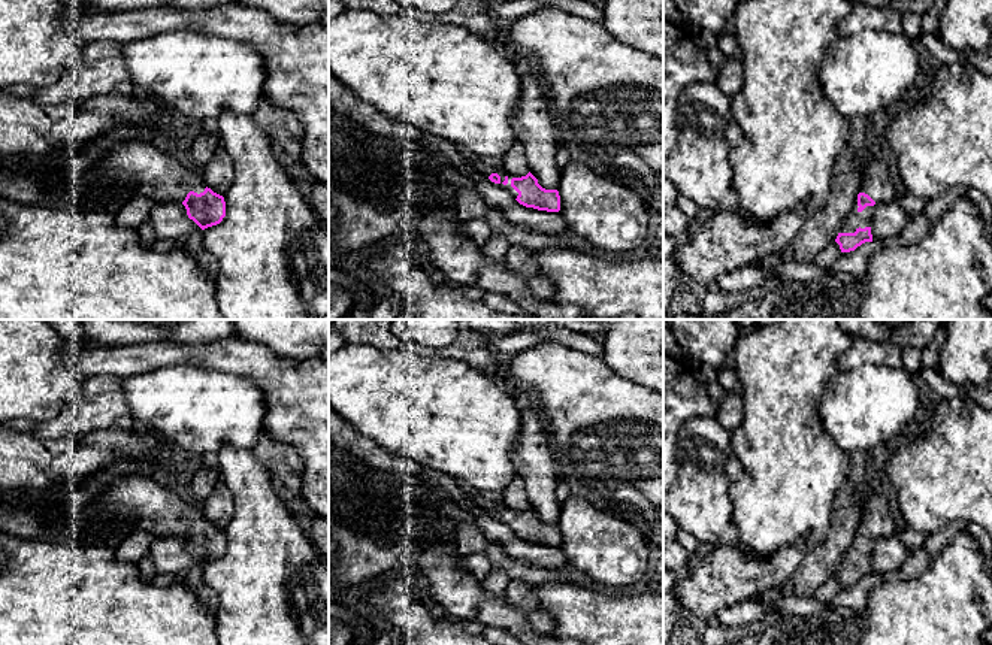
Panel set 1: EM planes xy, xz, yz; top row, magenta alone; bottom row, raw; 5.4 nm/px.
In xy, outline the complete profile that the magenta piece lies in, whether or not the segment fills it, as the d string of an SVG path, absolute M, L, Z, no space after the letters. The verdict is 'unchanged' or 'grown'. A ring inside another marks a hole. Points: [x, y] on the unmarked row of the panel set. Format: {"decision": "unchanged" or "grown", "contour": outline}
{"decision": "grown", "contour": "M146 475L120 476L94 496L84 496L69 487L0 490L0 532L21 539L115 548L136 530L160 538L182 538L188 552L202 564L220 558L226 551L224 532L205 520L200 506L185 503Z"}

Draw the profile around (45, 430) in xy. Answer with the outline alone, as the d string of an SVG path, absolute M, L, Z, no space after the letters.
M108 375L87 376L81 390L51 421L39 423L34 434L39 439L58 439L117 426L128 414L123 379Z

